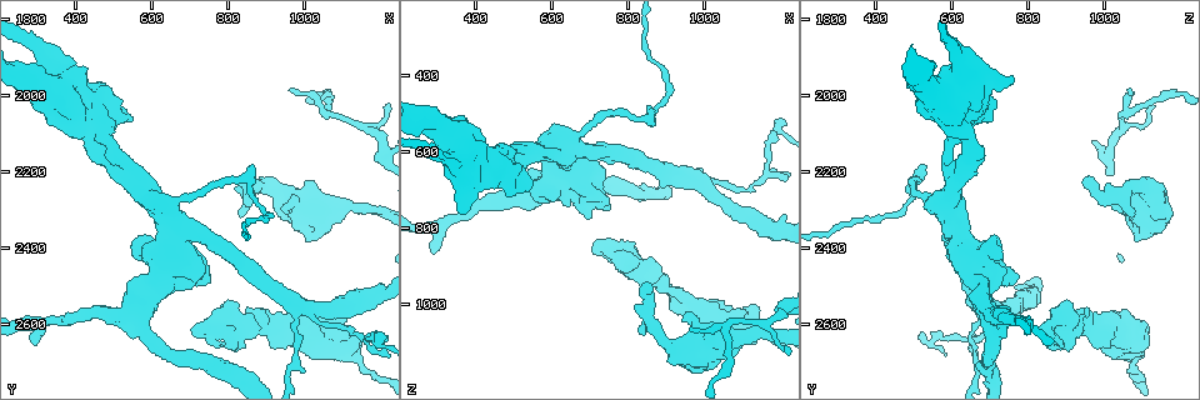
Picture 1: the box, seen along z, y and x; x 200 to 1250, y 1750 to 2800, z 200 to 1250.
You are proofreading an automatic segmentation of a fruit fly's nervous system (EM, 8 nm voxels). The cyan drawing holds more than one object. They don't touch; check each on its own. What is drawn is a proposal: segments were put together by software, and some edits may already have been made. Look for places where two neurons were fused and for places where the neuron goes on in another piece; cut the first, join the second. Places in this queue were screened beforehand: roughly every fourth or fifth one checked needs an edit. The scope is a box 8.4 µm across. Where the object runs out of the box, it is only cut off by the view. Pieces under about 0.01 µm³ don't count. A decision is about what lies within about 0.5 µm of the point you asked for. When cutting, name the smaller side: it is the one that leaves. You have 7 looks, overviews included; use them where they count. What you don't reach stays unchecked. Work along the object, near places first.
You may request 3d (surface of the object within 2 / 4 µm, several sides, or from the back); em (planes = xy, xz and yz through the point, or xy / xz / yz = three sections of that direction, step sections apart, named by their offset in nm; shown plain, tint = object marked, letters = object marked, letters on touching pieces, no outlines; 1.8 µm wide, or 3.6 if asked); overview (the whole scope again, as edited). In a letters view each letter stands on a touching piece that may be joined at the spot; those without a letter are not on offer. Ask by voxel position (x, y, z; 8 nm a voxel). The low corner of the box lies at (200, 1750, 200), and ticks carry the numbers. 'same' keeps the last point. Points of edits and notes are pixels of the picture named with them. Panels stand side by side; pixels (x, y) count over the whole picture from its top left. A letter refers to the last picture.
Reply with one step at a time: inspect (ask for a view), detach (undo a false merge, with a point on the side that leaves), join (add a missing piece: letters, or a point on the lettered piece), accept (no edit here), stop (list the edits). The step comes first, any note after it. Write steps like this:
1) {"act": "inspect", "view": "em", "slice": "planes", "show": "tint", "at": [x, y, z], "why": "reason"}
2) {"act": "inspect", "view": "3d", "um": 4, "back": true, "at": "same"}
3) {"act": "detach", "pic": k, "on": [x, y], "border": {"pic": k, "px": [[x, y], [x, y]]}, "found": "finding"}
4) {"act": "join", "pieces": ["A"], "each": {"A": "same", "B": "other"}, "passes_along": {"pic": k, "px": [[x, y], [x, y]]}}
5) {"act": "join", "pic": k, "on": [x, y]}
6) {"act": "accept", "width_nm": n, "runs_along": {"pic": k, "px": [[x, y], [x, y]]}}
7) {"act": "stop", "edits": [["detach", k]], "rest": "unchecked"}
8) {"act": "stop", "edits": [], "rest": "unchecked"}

{"act": "inspect", "view": "em", "slice": "planes", "show": "letters", "at": [280, 2640, 855], "why": "branch stops here"}

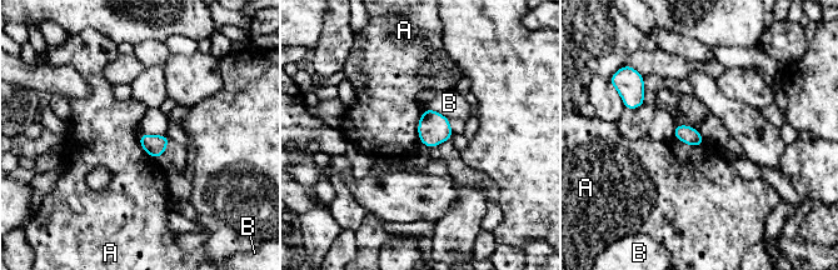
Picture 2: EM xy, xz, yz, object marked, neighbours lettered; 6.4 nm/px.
{"act": "accept", "each": {"A": "other", "B": "other"}, "border": {"pic": 2, "px": [[673, 136], [689, 145], [704, 144]]}, "found": "no lettered piece goes on from it"}

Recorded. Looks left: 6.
{"act": "inspect", "view": "3d", "um": 2, "at": [845, 2230, 940], "why": "an open end"}

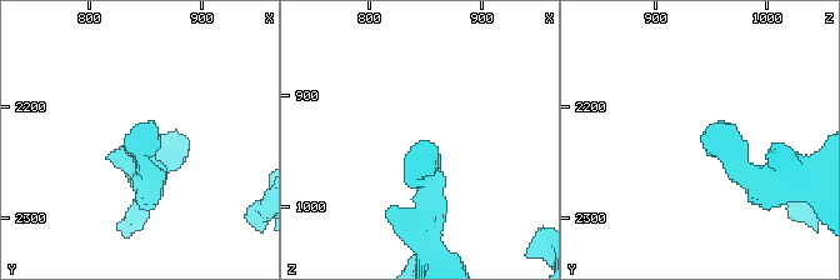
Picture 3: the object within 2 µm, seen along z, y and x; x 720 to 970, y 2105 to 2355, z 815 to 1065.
{"act": "inspect", "view": "em", "slice": "planes", "show": "letters", "at": [852, 2226, 940]}

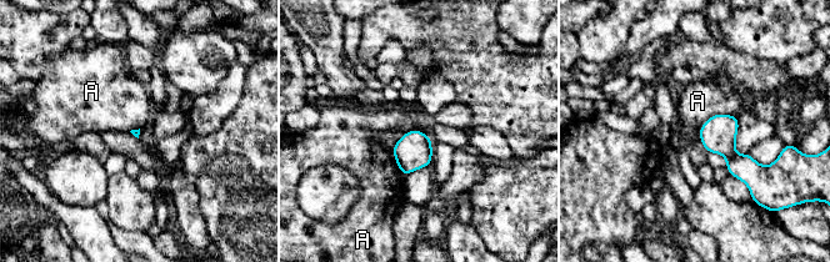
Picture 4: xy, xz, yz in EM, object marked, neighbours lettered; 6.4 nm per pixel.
{"act": "accept", "each": {"A": "other"}, "border": {"pic": 4, "px": [[736, 115], [714, 114], [698, 129]]}, "found": "no lettered piece goes on from it"}

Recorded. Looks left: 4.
{"act": "inspect", "view": "3d", "um": 4, "at": [695, 2470, 765], "why": "branch stops here"}

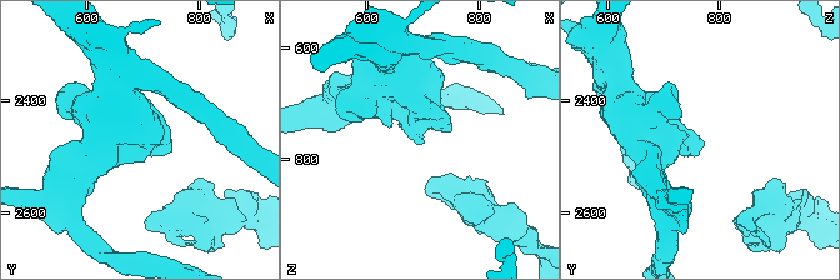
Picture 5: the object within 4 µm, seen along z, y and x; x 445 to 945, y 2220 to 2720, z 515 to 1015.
{"act": "inspect", "view": "em", "slice": "planes", "show": "plain", "at": [705, 2470, 770]}

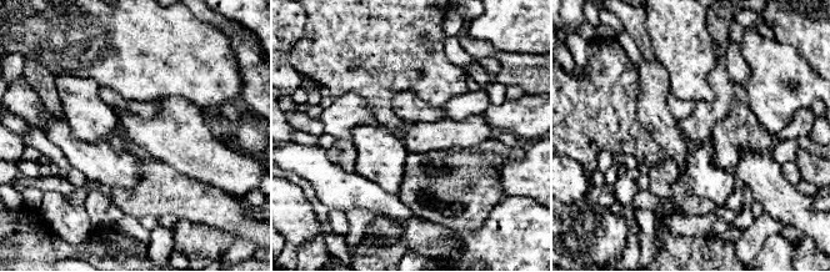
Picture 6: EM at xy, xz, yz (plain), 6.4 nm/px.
{"act": "inspect", "view": "em", "slice": "planes", "show": "letters", "at": "same", "why": "see the neighbours"}

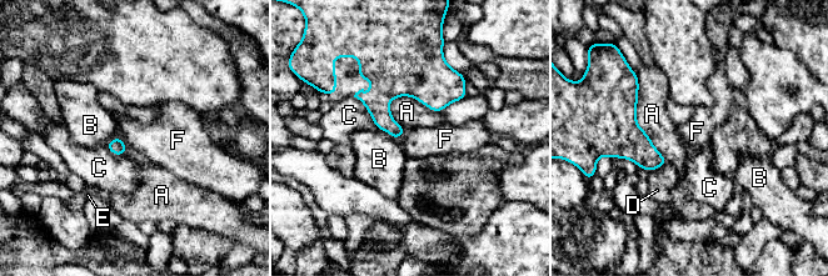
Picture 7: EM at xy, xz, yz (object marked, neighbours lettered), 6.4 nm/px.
{"act": "accept", "each": {"A": "other", "B": "other", "C": "other", "D": "other", "E": "other", "F": "other"}, "border": {"pic": 7, "px": [[119, 136], [129, 150]]}, "found": "no lettered piece goes on from it"}

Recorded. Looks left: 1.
{"act": "stop", "edits": [], "rest": "unchecked"}

